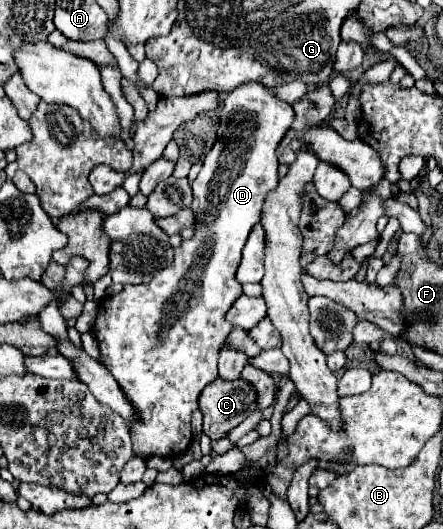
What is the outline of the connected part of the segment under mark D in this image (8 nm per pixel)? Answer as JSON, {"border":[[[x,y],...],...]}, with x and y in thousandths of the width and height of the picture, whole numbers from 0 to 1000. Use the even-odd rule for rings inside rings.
{"border":[[[549,157],[549,164],[512,176],[503,183],[494,214],[499,233],[490,248],[490,270],[463,297],[449,335],[431,346],[431,395],[445,410],[440,448],[431,456],[413,456],[409,467],[395,471],[391,497],[377,509],[359,512],[336,535],[282,539],[273,554],[233,565],[210,618],[210,633],[233,671],[228,686],[255,705],[255,713],[305,762],[318,784],[318,796],[296,807],[296,830],[305,860],[323,868],[345,860],[368,860],[386,868],[404,864],[427,849],[436,834],[431,781],[445,773],[445,750],[458,732],[490,716],[485,686],[494,679],[499,652],[526,626],[508,595],[521,584],[521,573],[530,573],[530,565],[549,558],[549,539],[530,527],[544,474],[567,429],[589,410],[589,391],[603,365],[616,361],[630,346],[630,308],[621,297],[621,282],[666,225],[661,202],[648,191],[630,187],[612,172],[612,164],[594,164],[589,157]]]}

